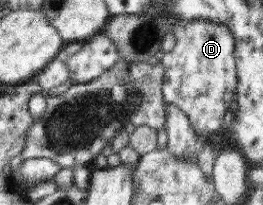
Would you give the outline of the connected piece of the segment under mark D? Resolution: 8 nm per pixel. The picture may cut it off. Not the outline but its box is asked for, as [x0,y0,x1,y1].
[163,19,240,137]

